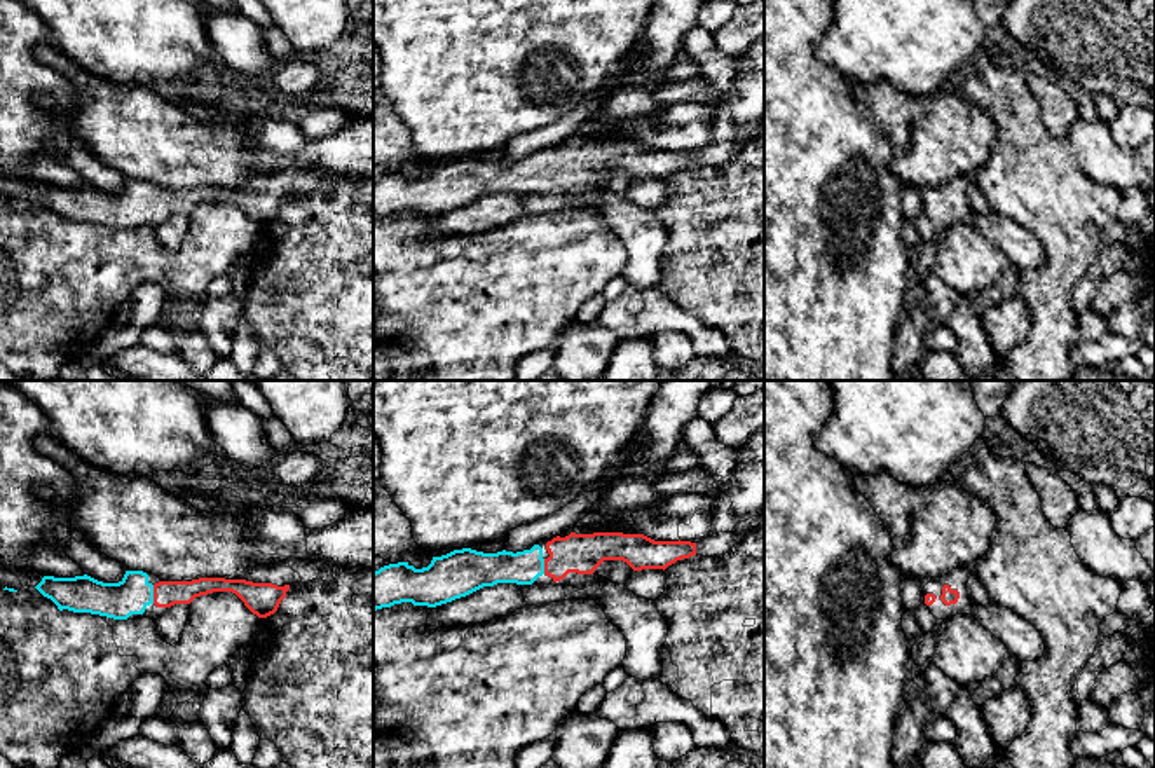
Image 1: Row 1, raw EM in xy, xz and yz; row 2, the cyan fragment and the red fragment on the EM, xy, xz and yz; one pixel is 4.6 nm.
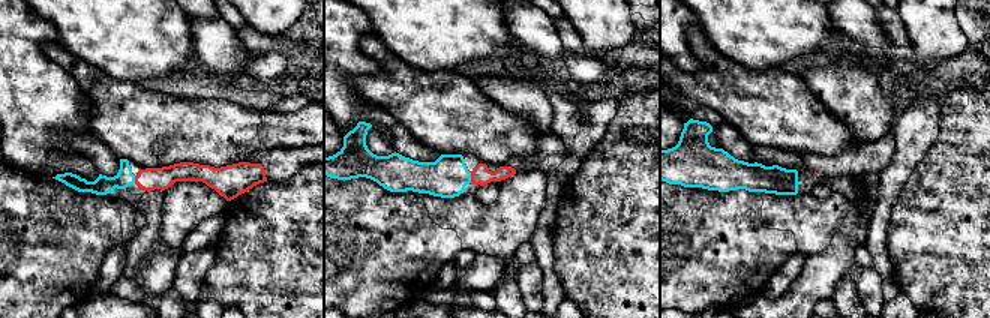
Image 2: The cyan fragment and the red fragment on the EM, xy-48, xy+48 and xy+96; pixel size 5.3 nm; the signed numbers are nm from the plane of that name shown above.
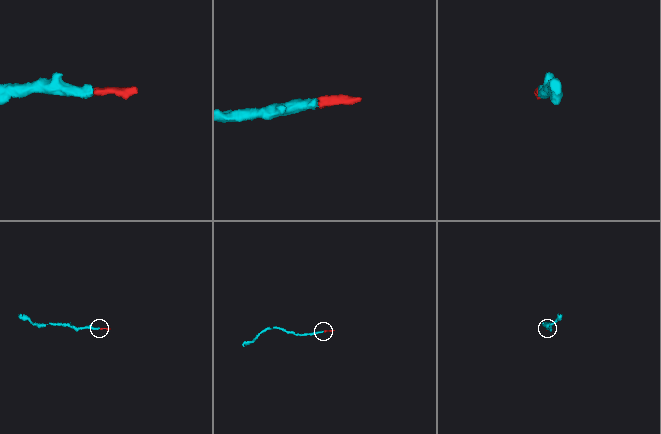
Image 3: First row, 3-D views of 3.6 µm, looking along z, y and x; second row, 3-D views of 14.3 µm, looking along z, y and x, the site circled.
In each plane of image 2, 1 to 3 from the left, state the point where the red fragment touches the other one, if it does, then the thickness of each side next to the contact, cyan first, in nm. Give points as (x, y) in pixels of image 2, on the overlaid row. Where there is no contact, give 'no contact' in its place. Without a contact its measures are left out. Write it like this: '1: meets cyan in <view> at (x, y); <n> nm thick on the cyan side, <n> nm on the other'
1: meets cyan in xy-48 at (134, 180); 100 nm thick on the cyan side, 120 nm on the other
2: meets cyan in xy+48 at (470, 177); 220 nm thick on the cyan side, 100 nm on the other
3: no contact

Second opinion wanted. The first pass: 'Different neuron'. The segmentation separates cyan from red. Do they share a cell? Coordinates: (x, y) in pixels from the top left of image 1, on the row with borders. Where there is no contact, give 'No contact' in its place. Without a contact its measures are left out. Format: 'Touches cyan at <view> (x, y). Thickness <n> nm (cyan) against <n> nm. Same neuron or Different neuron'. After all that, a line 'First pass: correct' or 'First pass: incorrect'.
Touches cyan at xy (152, 594). Thickness 170 nm (cyan) against 120 nm. Same neuron
First pass: incorrect

